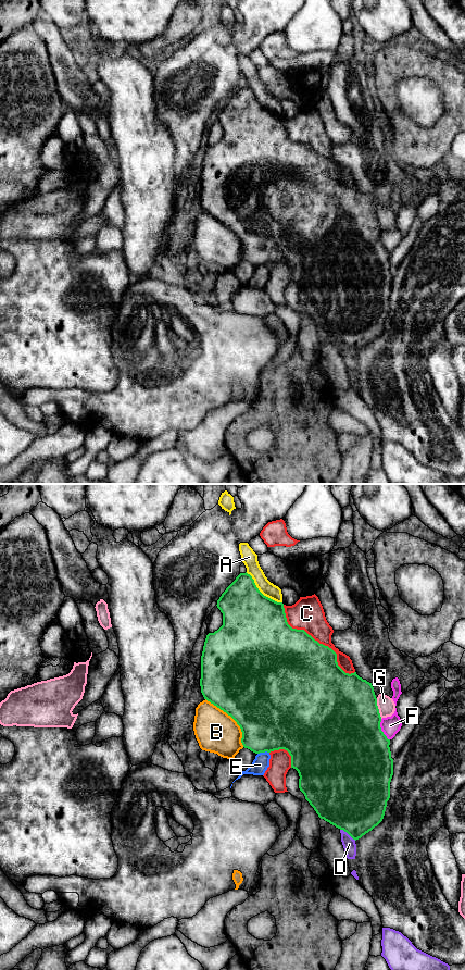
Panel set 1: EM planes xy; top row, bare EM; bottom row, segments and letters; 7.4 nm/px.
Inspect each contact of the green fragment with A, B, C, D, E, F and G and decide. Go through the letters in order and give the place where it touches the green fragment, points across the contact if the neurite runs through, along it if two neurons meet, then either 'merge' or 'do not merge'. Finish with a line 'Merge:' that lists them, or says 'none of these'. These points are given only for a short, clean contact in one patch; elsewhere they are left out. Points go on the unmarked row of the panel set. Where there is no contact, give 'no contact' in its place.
A: meets green in xy at (260, 104); border along xy (246, 85), (264, 108), (281, 115); do not merge
B: meets green in xy at (233, 231); do not merge
C: meets green in xy at (316, 153); do not merge
D: meets green in xy at (348, 346); border along xy (340, 342), (355, 352); do not merge
E: meets green in xy at (263, 264); border along xy (268, 264), (260, 264), (258, 266); do not merge
F: meets green in xy at (380, 243); do not merge
G: meets green in xy at (377, 221); do not merge
Merge: none of these

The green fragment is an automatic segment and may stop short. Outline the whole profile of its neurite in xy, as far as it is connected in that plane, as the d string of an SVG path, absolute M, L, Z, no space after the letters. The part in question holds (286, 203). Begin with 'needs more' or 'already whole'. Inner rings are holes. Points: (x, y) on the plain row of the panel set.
already whole; M240 86L226 101L217 113L217 121L223 126L223 138L214 146L206 148L201 169L201 206L208 214L230 228L242 245L241 256L244 261L255 266L271 265L285 262L291 269L291 281L299 286L299 301L305 312L314 321L321 332L347 345L353 352L359 352L384 332L387 314L390 311L390 295L393 288L393 272L390 264L390 252L380 240L381 229L377 219L377 211L372 196L360 190L356 185L345 186L337 175L337 166L323 157L319 157L304 142L292 141L286 130L282 115L277 115L264 109L256 100L250 87Z

